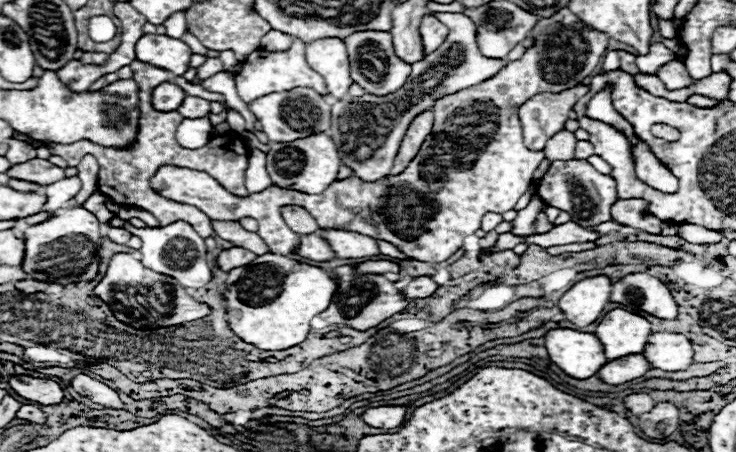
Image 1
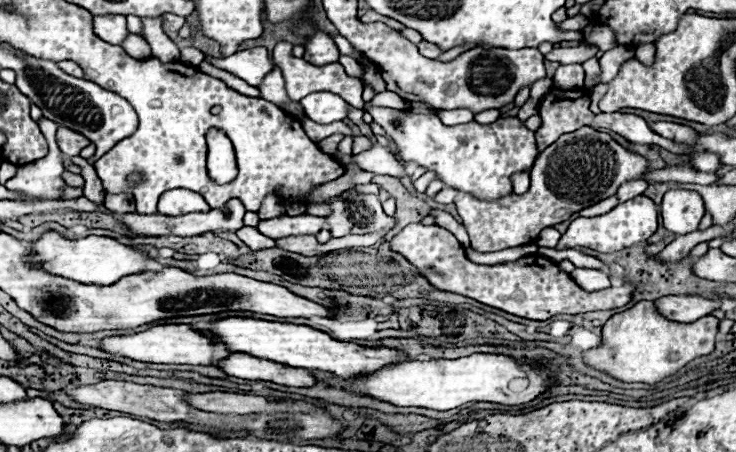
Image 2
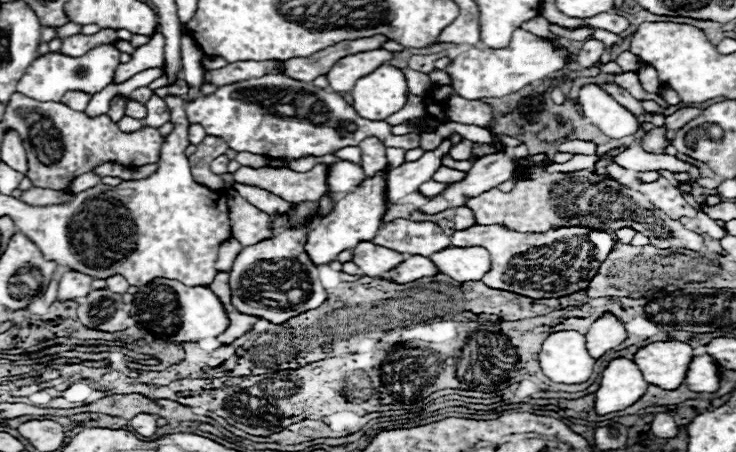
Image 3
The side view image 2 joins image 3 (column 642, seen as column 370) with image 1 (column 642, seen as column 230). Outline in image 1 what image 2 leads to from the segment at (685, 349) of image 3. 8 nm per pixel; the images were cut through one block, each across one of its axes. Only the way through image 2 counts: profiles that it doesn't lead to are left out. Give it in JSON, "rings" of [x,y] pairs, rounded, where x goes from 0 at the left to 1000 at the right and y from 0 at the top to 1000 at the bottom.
{"rings":[[[837,681],[815,708],[810,743],[821,765],[823,792],[837,796],[856,783],[872,783],[880,743],[886,739],[883,721],[886,717],[878,704]]]}

